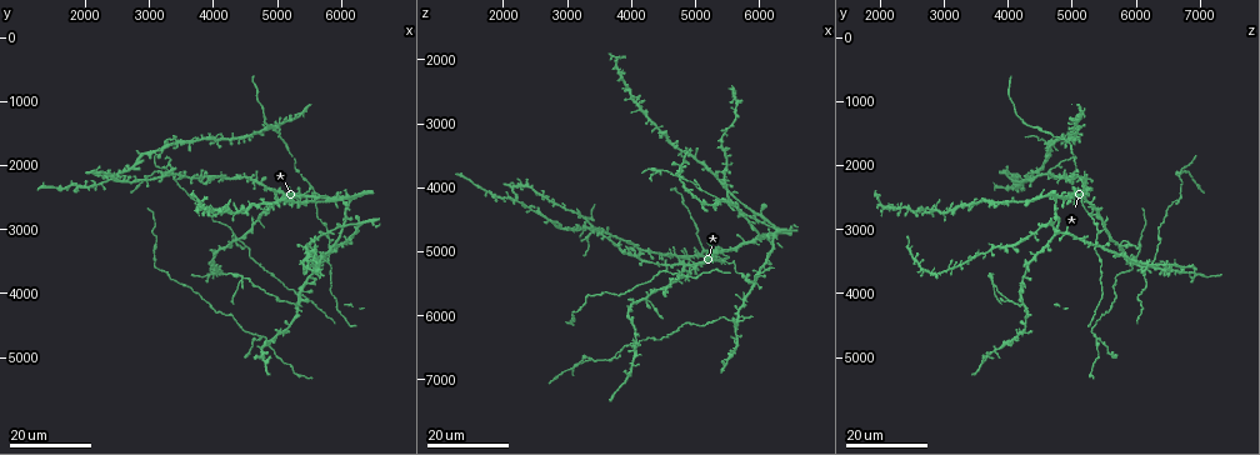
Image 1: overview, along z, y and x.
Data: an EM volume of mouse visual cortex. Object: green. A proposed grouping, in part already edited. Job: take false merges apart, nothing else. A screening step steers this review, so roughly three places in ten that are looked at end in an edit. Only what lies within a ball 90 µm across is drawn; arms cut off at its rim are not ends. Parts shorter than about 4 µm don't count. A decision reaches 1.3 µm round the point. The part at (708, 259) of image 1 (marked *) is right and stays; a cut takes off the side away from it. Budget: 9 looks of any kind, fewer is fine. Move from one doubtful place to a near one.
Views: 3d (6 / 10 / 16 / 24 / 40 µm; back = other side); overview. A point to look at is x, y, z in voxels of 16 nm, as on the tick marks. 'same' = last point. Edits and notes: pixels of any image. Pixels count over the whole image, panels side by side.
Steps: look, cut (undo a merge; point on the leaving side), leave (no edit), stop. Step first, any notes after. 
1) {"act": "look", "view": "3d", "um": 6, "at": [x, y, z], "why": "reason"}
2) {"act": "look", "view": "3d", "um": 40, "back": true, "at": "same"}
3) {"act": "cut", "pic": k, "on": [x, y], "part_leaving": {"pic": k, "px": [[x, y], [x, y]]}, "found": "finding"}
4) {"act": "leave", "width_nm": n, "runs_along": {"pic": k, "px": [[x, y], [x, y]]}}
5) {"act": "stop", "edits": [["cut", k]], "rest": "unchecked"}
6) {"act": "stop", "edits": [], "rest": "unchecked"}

{"act": "look", "view": "3d", "um": 16, "at": [3750, 2200, 4850], "why": "narrows sharply"}

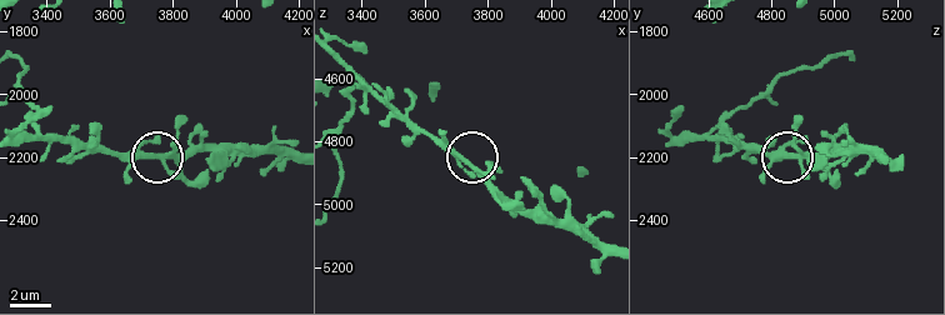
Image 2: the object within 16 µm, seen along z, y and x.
{"act": "look", "view": "3d", "um": 6, "at": [3740, 2200, 4870]}

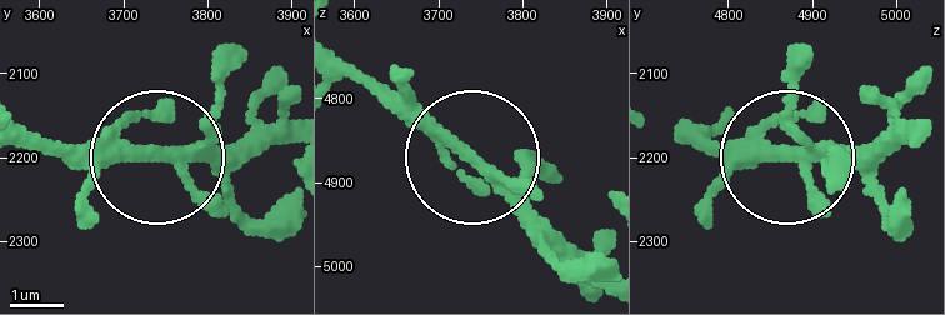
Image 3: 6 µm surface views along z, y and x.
{"act": "leave", "runs_along": {"pic": 3, "px": [[921, 144], [716, 158]]}, "found": "one neuron here"}

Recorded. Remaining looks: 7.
{"act": "look", "view": "3d", "um": 16, "at": [3300, 2100, 6700], "why": "a fork"}

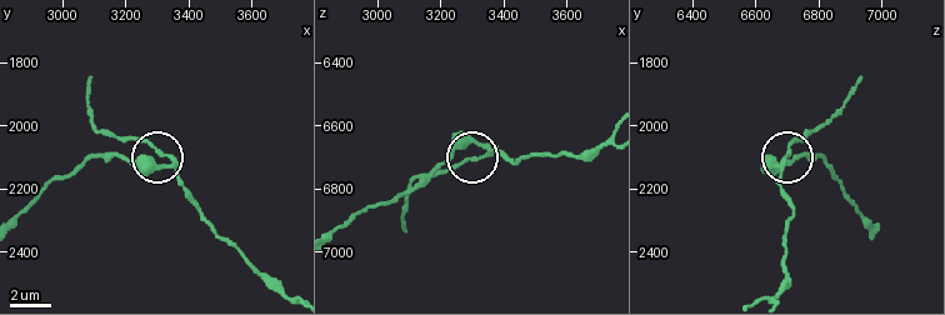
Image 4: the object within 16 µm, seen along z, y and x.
{"act": "look", "view": "3d", "um": 10, "at": [3330, 2130, 6670], "why": "zoom in"}

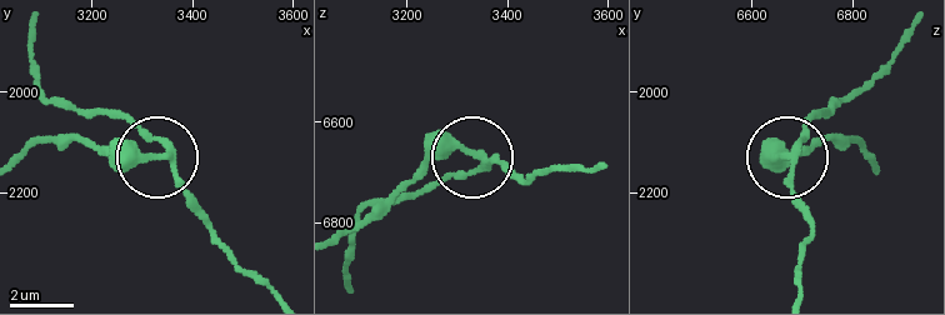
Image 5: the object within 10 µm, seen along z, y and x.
{"act": "leave", "side_arm_um": 9, "arms": 3, "found": "continuous, no second neuron"}

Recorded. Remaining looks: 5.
{"act": "look", "view": "3d", "um": 24, "at": [3100, 3200, 6100], "why": "sudden change in width"}

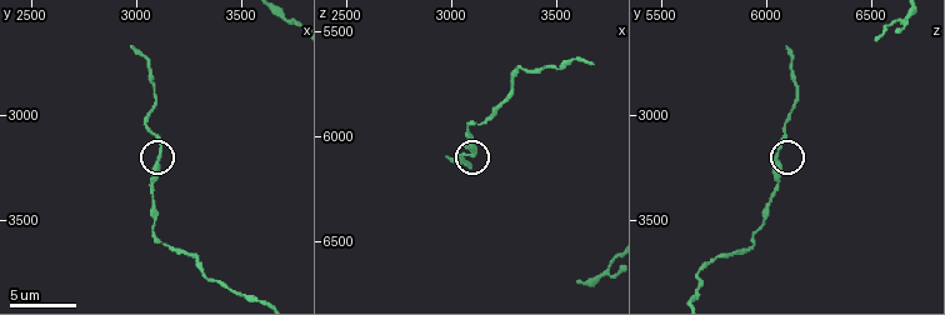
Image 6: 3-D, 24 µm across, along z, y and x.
{"act": "look", "view": "3d", "um": 6, "at": [3100, 3190, 6050], "why": "zoom in"}

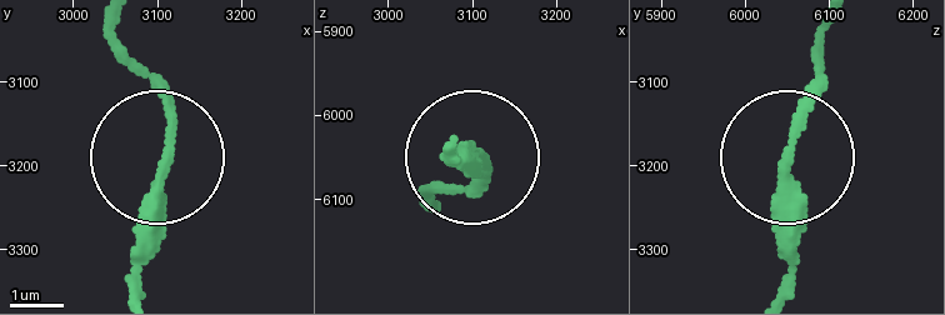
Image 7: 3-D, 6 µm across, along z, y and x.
{"act": "leave", "width_nm": 230, "runs_along": {"pic": 7, "px": [[135, 293], [163, 105], [121, 24]]}, "found": "all the same neuron"}

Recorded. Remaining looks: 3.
{"act": "look", "view": "3d", "um": 24, "at": [5550, 2300, 5200], "why": "arms part here"}

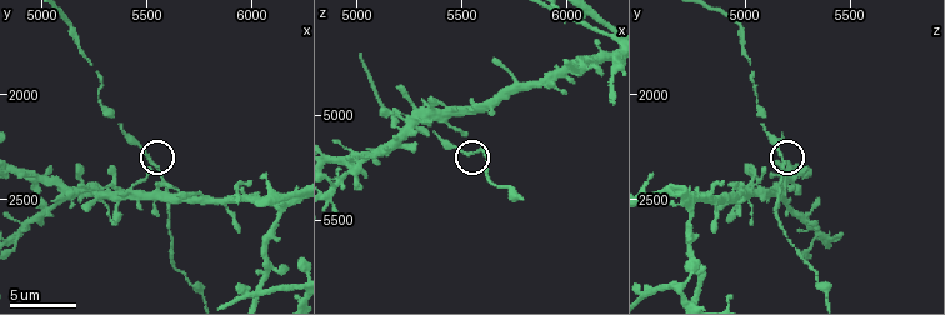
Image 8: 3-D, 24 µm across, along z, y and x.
{"act": "look", "view": "3d", "um": 6, "at": [5500, 2290, 5170], "why": "closer look"}

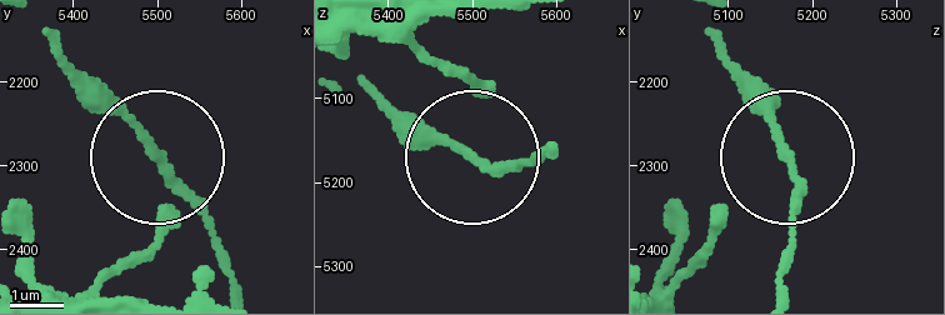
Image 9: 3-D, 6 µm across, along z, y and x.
{"act": "leave", "arms": 3, "runs_along": {"pic": 9, "px": [[356, 35], [410, 35], [478, 98], [464, 151], [374, 89]]}, "found": "one neuron here"}

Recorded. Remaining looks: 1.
{"act": "stop", "edits": [], "rest": "unchecked"}

